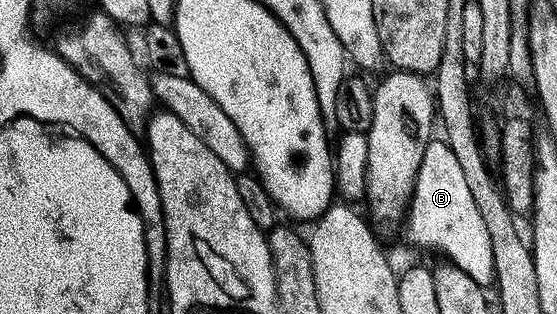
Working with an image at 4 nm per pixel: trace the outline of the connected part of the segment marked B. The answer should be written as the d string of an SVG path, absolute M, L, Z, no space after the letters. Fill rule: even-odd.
M432 140L425 148L419 175L415 178L415 189L409 199L411 227L408 228L407 234L413 245L424 246L427 250L440 250L448 263L461 268L477 284L487 288L495 280L493 248L489 232L485 226L479 226L481 212L475 214L477 204L471 206L473 198L467 198L468 188L461 172L461 164L457 164L457 156L453 156L446 141ZM447 222L471 222L471 230L467 230L467 226L463 226L463 230L451 230Z

